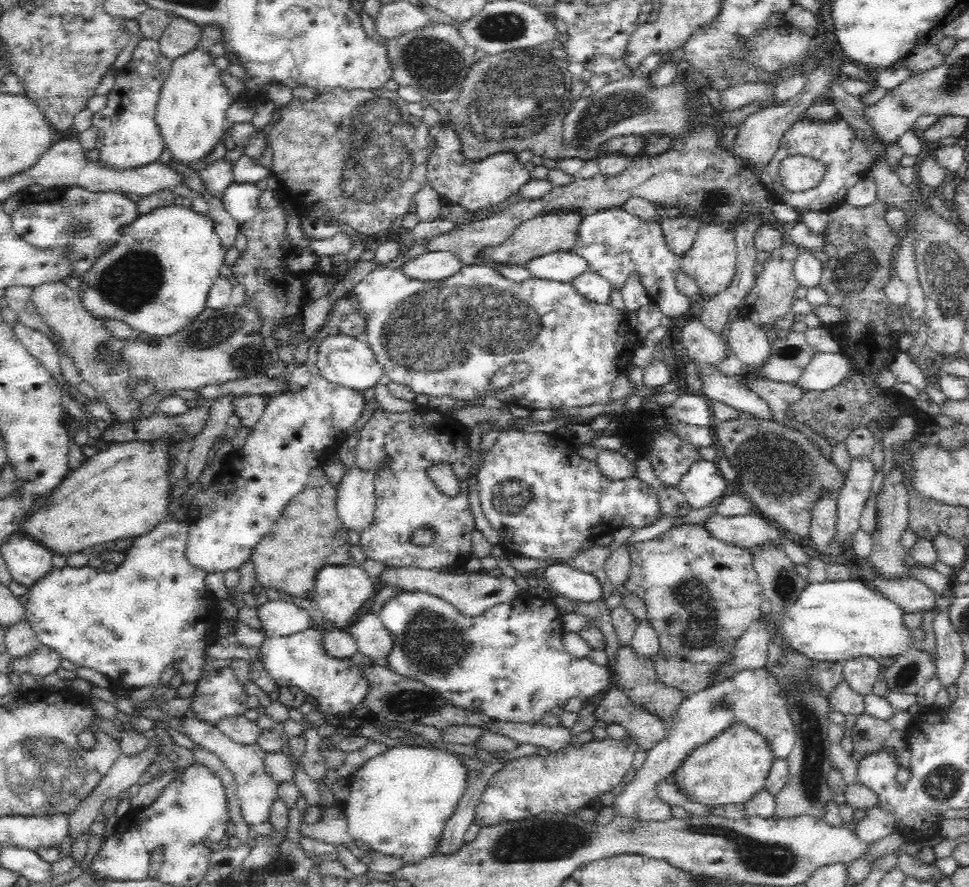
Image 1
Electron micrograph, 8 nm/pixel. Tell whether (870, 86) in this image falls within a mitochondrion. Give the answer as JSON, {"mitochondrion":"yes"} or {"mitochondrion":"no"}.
{"mitochondrion":"no"}

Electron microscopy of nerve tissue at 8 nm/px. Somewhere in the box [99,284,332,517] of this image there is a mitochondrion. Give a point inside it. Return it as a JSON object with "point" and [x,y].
{"point":[218,331]}

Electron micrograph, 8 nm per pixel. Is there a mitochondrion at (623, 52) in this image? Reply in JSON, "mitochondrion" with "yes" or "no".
{"mitochondrion":"no"}

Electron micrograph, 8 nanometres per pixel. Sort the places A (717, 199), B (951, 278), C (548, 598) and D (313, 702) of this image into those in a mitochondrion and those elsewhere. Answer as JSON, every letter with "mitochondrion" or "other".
{"A":"mitochondrion","B":"mitochondrion","C":"other","D":"other"}

